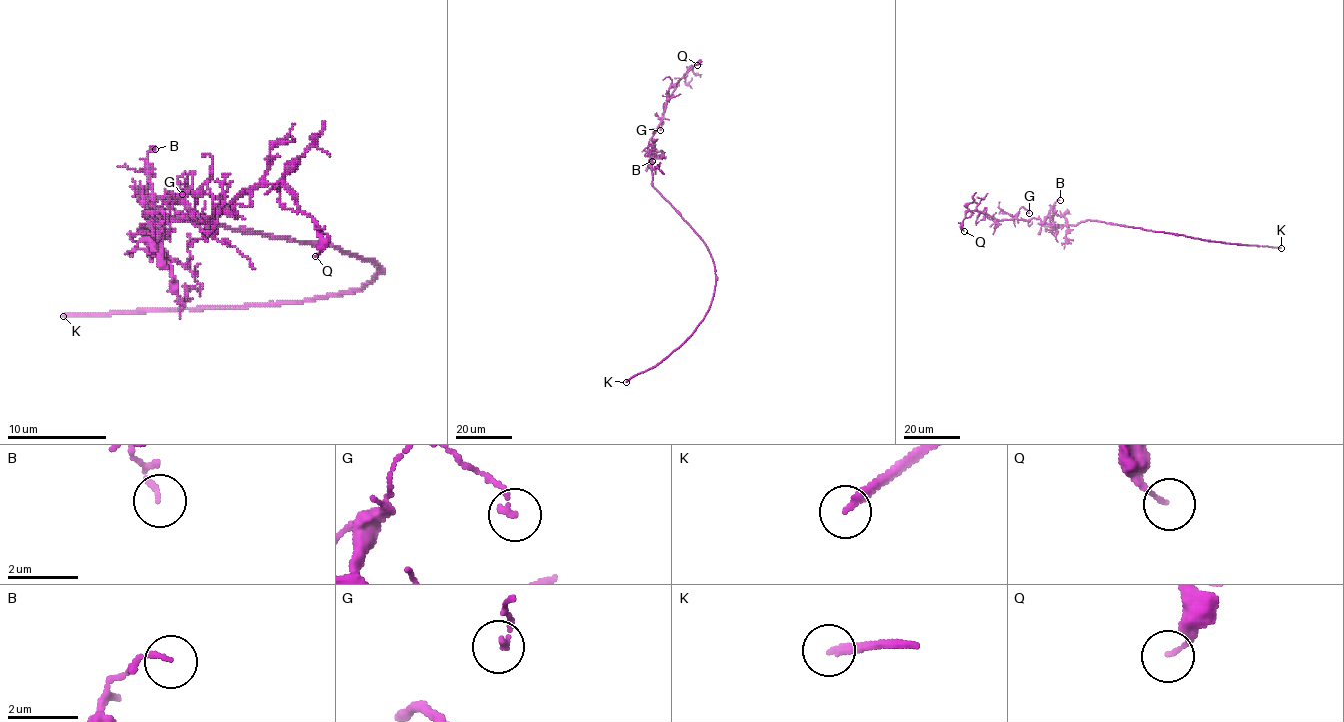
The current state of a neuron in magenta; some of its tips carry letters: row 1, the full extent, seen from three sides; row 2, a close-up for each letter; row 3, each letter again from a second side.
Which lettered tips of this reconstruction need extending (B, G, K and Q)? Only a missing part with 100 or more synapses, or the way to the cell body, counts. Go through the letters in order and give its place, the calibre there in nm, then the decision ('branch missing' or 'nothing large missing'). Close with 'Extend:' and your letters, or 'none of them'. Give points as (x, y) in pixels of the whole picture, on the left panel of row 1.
B: place (155, 149); calibre 90 nm; nothing large missing
G: place (182, 194); calibre 180 nm; nothing large missing
K: place (63, 316); calibre 200 nm; branch missing
Q: place (315, 256); calibre 120 nm; nothing large missing
Extend: K

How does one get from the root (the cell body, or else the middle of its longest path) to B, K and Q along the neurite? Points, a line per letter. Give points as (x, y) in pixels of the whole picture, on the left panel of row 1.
B: (280, 236), (175, 219), (162, 219), (155, 226), (155, 239), (142, 231), (152, 216), (147, 151), (155, 149)
K: (280, 236), (332, 244), (372, 261), (377, 274), (354, 291), (307, 301), (63, 316)
Q: (280, 236), (162, 219), (160, 241), (155, 214), (212, 219), (242, 191), (280, 184), (315, 224), (315, 256)

